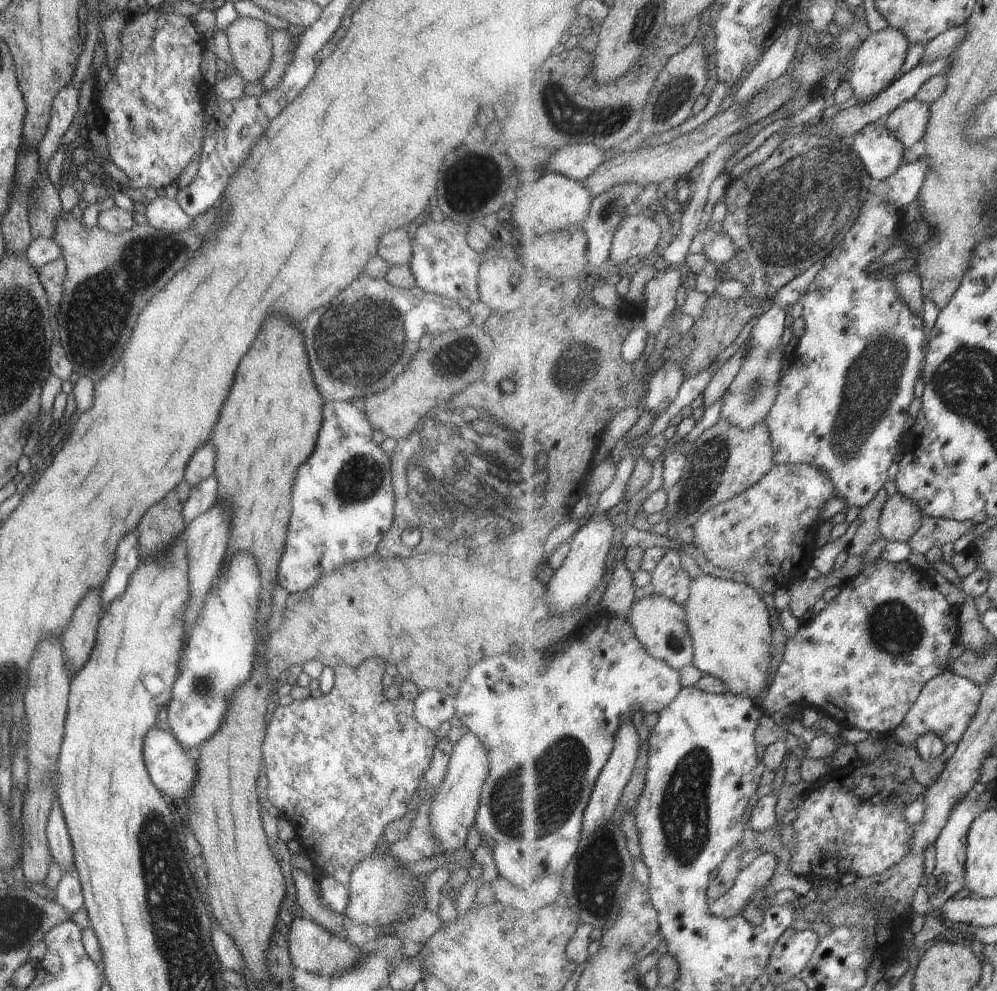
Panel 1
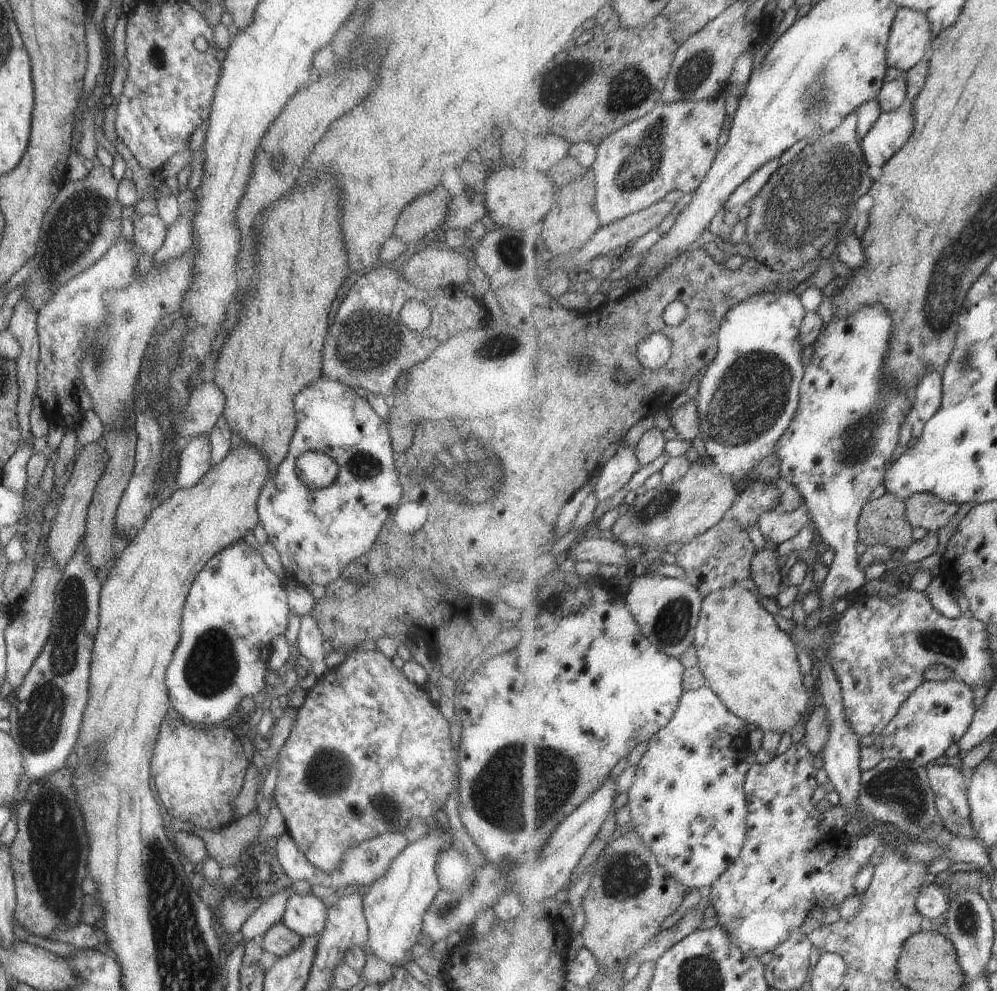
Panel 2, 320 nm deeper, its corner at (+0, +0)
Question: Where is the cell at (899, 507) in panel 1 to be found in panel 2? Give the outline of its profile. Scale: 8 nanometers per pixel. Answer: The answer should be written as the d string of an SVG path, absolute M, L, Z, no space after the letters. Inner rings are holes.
M931 493L913 494L906 500L906 518L914 528L937 533L949 527L960 506L939 499Z

